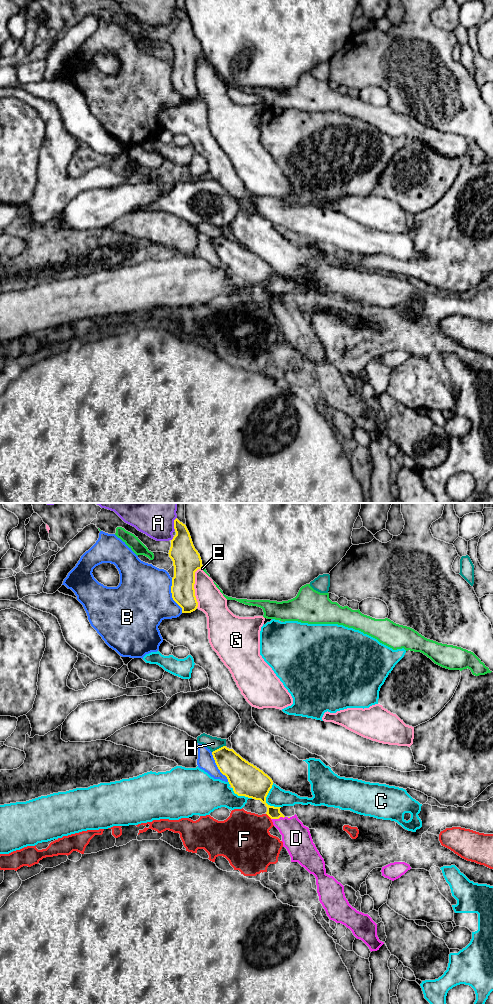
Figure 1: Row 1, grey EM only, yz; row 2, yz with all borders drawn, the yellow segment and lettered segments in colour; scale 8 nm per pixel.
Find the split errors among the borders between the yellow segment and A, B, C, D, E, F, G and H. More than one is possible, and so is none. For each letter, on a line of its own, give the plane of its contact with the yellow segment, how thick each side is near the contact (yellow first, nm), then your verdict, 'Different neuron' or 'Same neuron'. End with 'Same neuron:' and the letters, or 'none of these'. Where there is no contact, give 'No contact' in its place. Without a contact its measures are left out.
A: Touches yellow in yz. Thickness 200 nm (yellow) against 220 nm. Different neuron
B: Touches yellow in yz. Thickness 190 nm (yellow) against 460 nm. Different neuron
C: Touches yellow in yz. Thickness 260 nm (yellow) against 160 nm. Different neuron
D: Touches yellow in yz. Thickness 120 nm (yellow) against 240 nm. Same neuron
E: Touches yellow in yz. Thickness 220 nm (yellow) against 20 nm. Different neuron
F: Touches yellow in yz. Thickness 190 nm (yellow) against 400 nm. Different neuron
G: Touches yellow in yz. Thickness 220 nm (yellow) against 220 nm. Different neuron
H: Touches yellow in yz. Thickness 220 nm (yellow) against 110 nm. Different neuron
Same neuron: D

